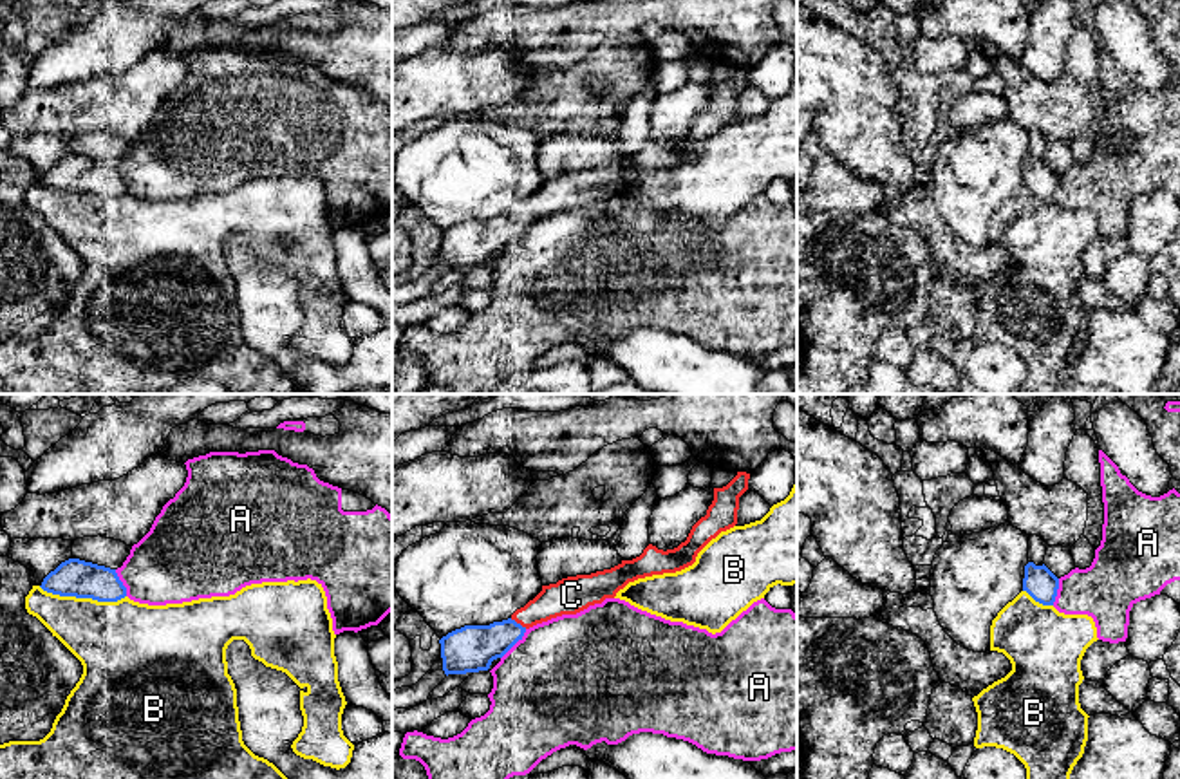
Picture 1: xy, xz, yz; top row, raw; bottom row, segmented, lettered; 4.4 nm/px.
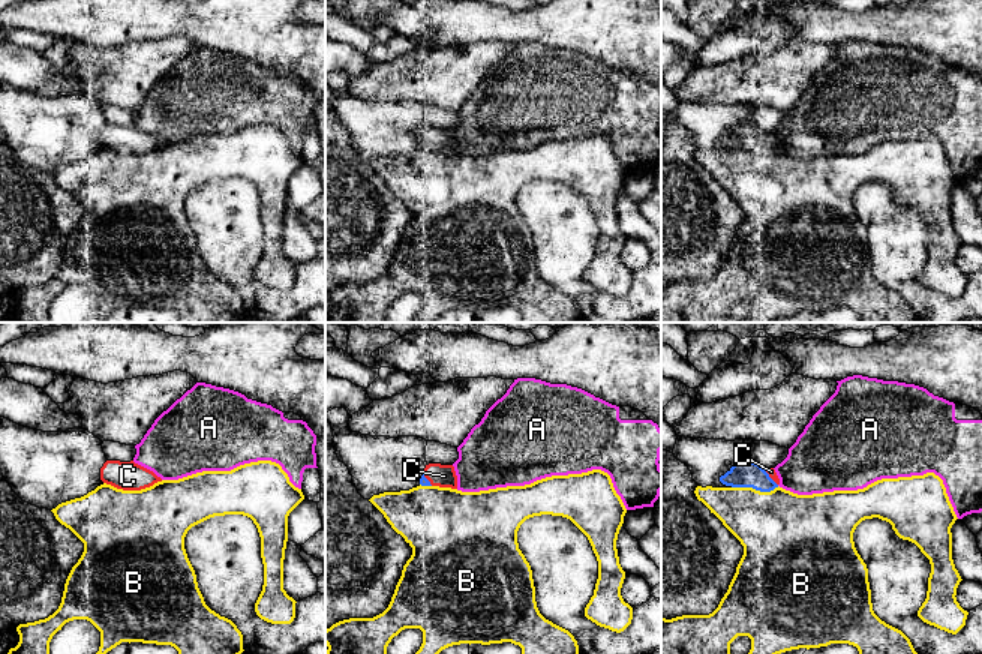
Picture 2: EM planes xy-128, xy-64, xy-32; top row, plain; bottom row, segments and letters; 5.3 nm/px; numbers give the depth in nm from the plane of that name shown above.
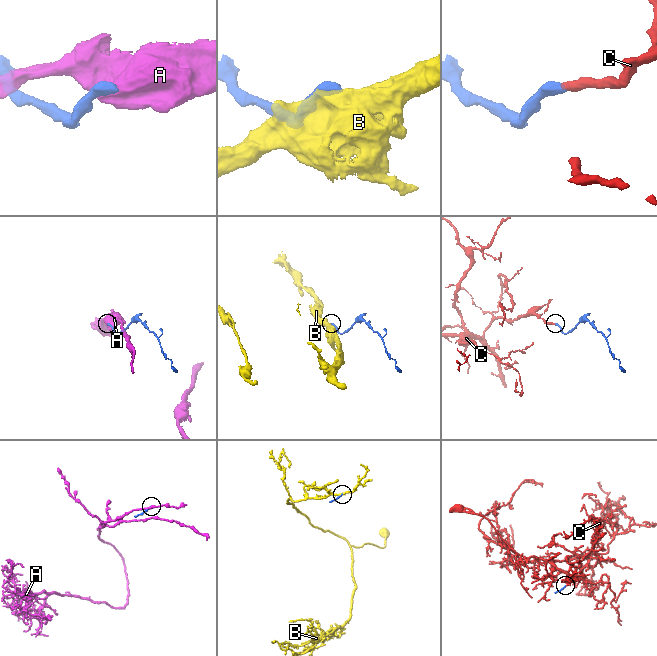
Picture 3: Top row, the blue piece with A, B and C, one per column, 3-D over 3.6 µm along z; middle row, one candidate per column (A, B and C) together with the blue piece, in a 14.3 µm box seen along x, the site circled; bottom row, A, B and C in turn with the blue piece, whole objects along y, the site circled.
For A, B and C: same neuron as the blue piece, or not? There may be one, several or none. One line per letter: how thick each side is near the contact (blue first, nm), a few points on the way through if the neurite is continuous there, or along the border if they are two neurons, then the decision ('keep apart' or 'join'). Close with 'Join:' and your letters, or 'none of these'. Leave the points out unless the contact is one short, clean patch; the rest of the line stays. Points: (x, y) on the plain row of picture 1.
A: 200/500 nm | keep apart
B: 170/360 nm | keep apart
C: 200/160 nm | join
Join: C

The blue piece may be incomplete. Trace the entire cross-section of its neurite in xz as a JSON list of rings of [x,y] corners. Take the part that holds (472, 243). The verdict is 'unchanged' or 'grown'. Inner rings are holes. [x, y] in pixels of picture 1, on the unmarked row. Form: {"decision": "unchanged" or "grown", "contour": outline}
{"decision": "grown", "contour": [[[737,67],[726,81],[714,83],[707,110],[692,121],[687,136],[678,143],[663,146],[649,139],[640,152],[622,155],[611,164],[542,181],[542,186],[508,215],[464,221],[448,228],[439,235],[445,269],[488,266],[492,257],[502,253],[529,222],[614,193],[620,184],[638,174],[676,168],[692,161],[712,134],[737,119],[739,92],[748,85],[748,74],[750,69]]]}

